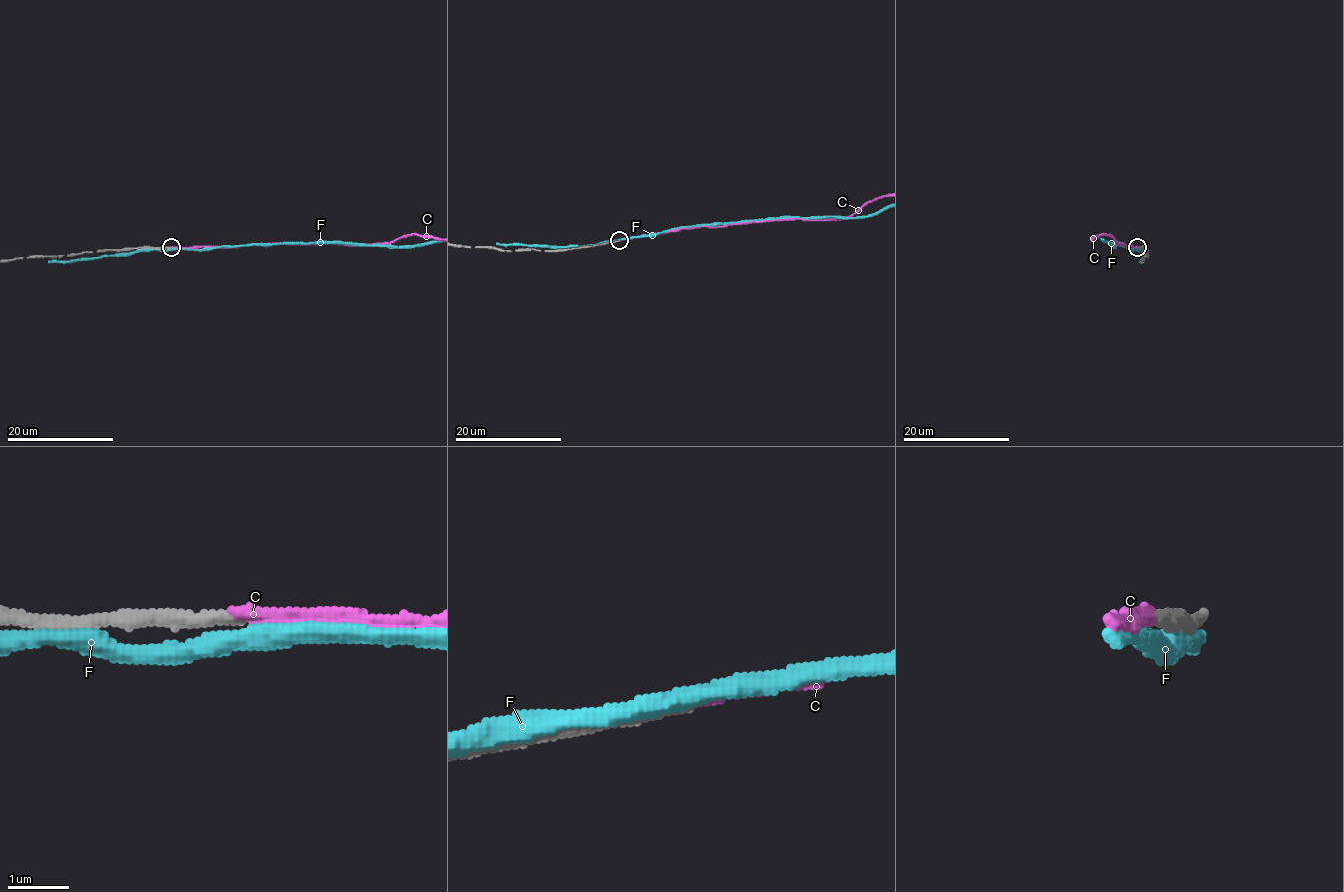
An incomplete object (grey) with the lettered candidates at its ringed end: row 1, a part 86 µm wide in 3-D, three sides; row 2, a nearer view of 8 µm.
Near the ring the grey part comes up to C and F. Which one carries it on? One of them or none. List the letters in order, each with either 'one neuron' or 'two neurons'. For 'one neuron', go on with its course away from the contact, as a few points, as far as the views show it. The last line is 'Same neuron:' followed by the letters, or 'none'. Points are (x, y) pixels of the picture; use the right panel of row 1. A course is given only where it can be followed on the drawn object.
C: one neuron
F: two neurons
Same neuron: C

